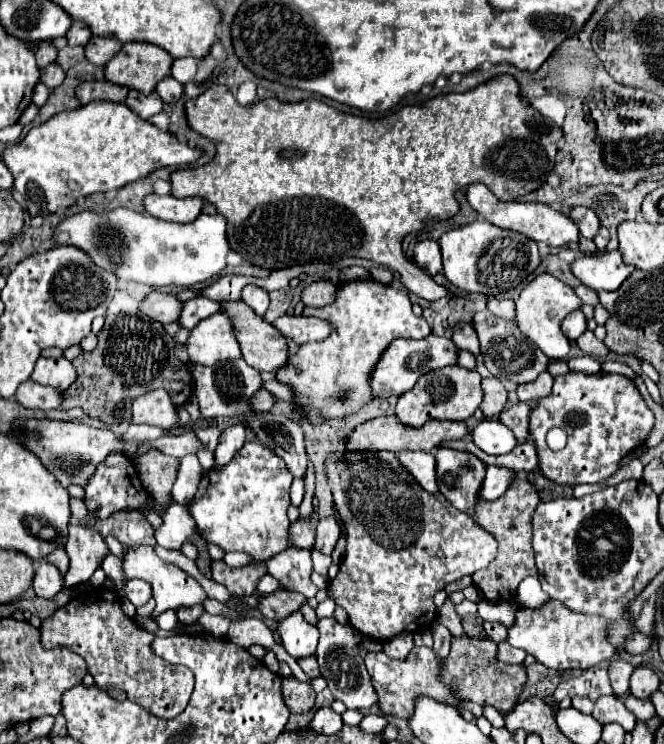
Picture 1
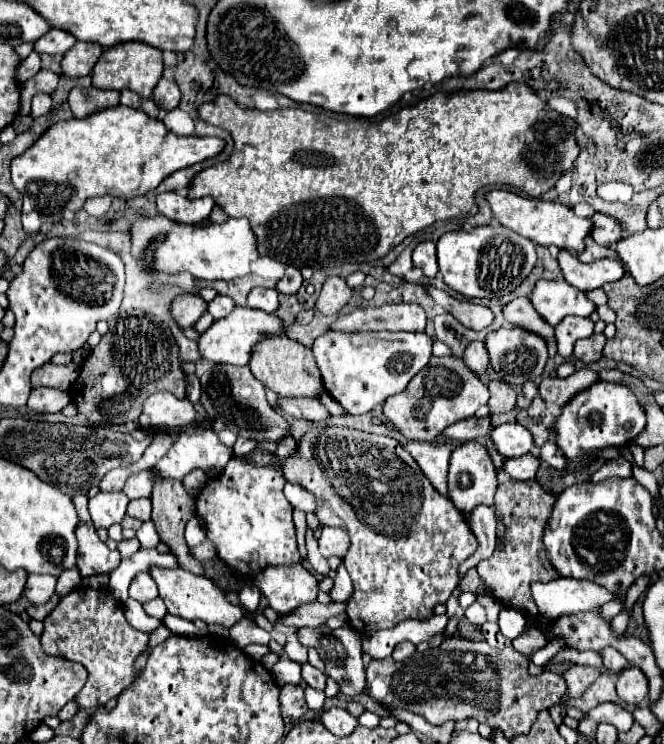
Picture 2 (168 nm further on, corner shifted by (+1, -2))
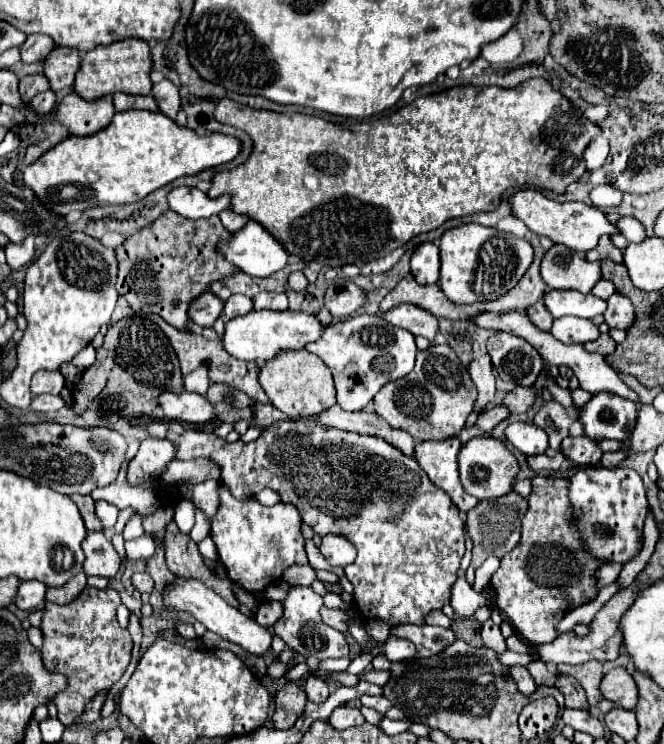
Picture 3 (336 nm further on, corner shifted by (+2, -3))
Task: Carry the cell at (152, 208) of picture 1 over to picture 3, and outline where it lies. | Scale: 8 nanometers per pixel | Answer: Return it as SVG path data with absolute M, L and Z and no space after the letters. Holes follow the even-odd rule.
M187 186L173 188L169 192L167 200L169 200L169 208L173 212L181 214L183 218L191 218L191 220L209 218L231 206L231 198L227 194L223 194L219 198L209 198L199 188L187 188Z

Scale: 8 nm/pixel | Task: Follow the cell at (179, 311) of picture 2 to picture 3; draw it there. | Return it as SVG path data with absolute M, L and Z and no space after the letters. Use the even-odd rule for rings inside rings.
M205 292L197 300L193 300L193 304L189 308L189 318L197 326L207 328L207 326L215 324L215 320L221 316L221 312L223 312L223 300L219 300L213 292Z

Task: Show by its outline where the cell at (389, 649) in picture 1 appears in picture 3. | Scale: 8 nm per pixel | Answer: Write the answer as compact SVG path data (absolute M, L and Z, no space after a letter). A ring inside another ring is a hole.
M389 636L385 646L383 646L383 654L393 660L393 662L399 662L399 660L405 660L405 658L411 658L417 654L415 650L415 644L409 642L409 640L403 640L403 638L395 638L395 636Z

